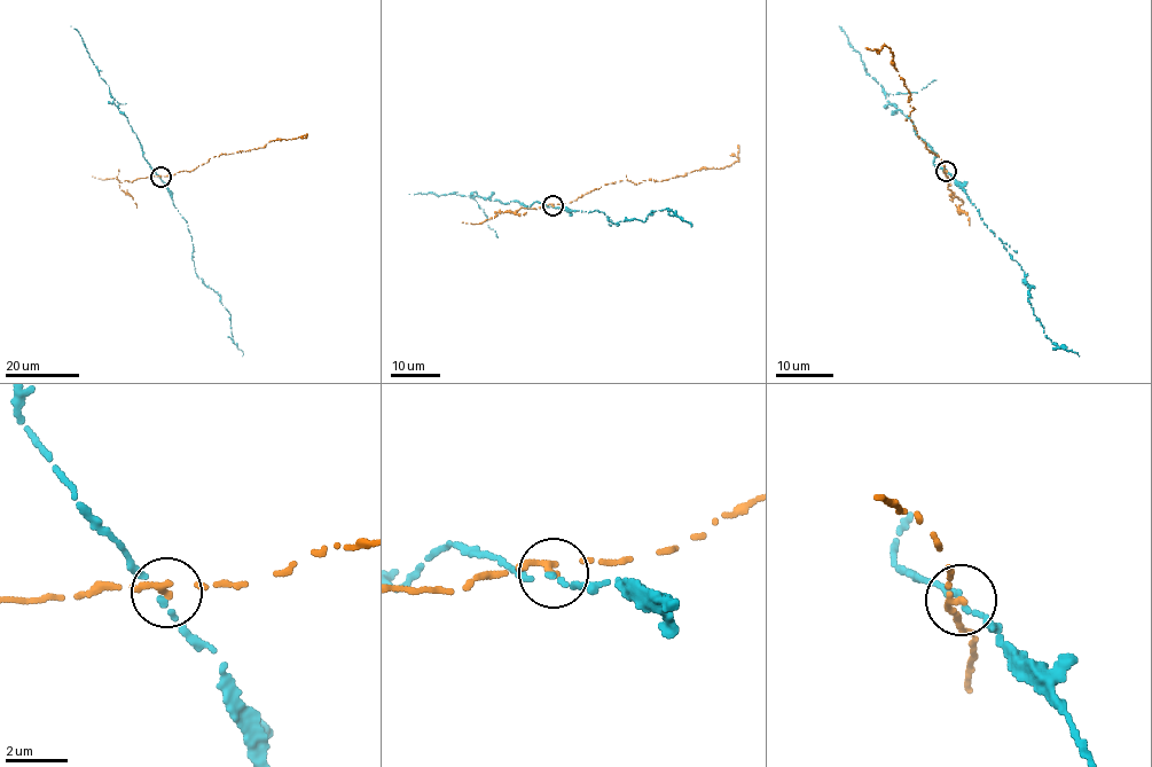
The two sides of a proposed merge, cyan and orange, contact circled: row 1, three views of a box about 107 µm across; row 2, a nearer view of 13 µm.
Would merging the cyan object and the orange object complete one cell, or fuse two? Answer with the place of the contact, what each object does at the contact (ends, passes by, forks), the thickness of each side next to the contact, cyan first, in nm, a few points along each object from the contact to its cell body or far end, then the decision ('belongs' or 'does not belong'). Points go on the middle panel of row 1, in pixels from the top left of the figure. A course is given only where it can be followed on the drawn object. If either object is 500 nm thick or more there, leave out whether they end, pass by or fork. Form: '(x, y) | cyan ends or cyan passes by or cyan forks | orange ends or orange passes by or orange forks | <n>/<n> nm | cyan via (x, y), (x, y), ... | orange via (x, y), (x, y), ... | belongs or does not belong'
(553, 205) | cyan passes by | orange passes by | 140/180 nm | cyan via (553, 205), (588, 212), (597, 210), (616, 224), (632, 219), (644, 221), (652, 210), (667, 208), (691, 226) | orange via (553, 206), (571, 203), (620, 180), (661, 181), (696, 170), (723, 167), (738, 159), (737, 145) | does not belong

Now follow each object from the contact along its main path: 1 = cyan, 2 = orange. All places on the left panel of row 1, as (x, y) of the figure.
1: (159, 178), (188, 225), (195, 273), (220, 296), (230, 314), (233, 341), (242, 355)
2: (159, 177), (193, 170), (220, 154), (263, 148), (273, 140), (307, 137), (306, 133)

